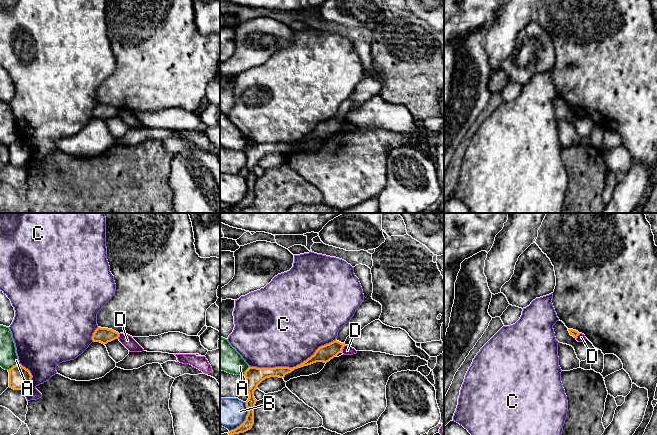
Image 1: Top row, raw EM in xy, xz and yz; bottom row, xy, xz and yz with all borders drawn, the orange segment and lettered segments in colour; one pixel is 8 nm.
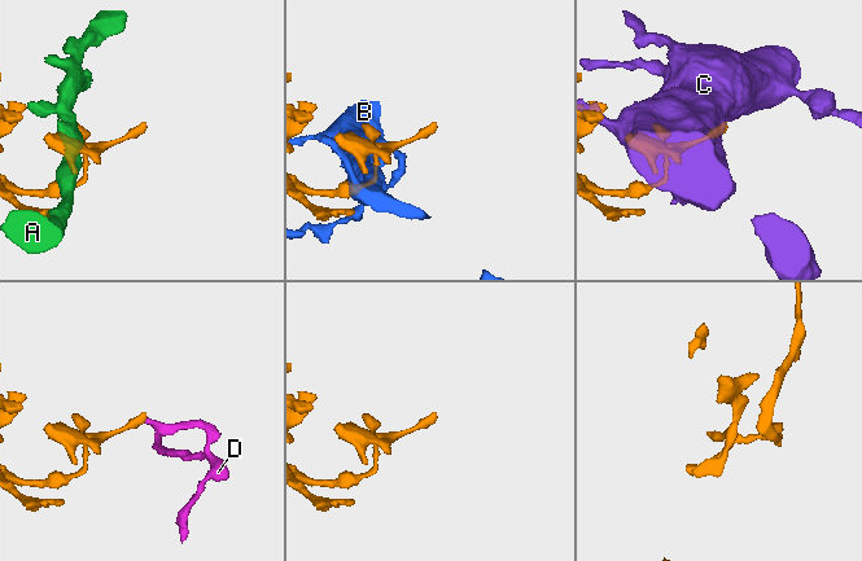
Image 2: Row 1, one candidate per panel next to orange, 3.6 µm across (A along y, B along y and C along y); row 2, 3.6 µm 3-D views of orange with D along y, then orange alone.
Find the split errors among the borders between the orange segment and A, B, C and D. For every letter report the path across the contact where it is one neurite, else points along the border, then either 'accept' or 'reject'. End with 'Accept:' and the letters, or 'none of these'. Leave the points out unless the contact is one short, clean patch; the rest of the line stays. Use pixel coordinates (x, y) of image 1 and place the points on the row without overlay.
A: reject
B: reject
C: reject
D: border xz (345, 121), (341, 127); reject
Accept: none of these

